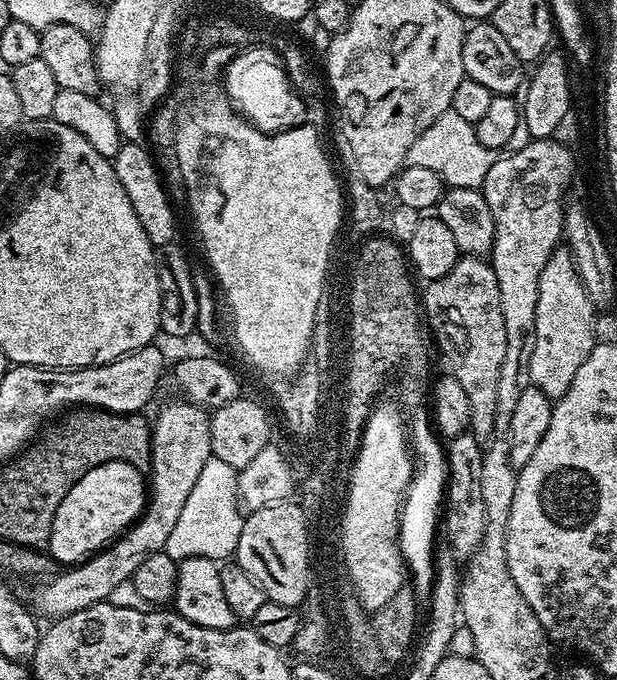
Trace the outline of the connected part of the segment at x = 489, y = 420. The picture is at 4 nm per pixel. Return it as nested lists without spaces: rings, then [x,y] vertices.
[[[461,255],[454,266],[442,278],[427,281],[422,288],[422,308],[432,316],[448,316],[448,325],[444,332],[456,344],[464,347],[460,356],[460,365],[454,368],[458,382],[462,382],[466,399],[470,401],[469,429],[473,438],[481,446],[496,435],[496,415],[498,414],[498,374],[502,374],[502,361],[506,359],[506,322],[502,318],[502,298],[498,294],[498,278],[491,263],[483,256]]]

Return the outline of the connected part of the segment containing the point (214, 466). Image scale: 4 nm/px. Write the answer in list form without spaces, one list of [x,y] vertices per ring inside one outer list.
[[[215,458],[202,466],[202,474],[198,474],[198,482],[194,482],[194,490],[190,490],[190,498],[186,498],[186,506],[182,506],[182,514],[170,538],[166,538],[164,553],[170,559],[179,562],[201,556],[224,562],[235,557],[238,538],[244,525],[242,505],[236,495],[237,475],[237,469]]]

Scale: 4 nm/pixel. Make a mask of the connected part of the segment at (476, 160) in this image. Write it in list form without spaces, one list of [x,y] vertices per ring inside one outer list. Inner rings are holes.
[[[451,110],[444,112],[424,131],[410,146],[407,166],[423,166],[426,170],[434,170],[444,180],[448,188],[483,189],[486,174],[490,174],[490,166],[498,159],[493,149],[482,146],[476,137],[476,126],[465,122],[459,114]]]

